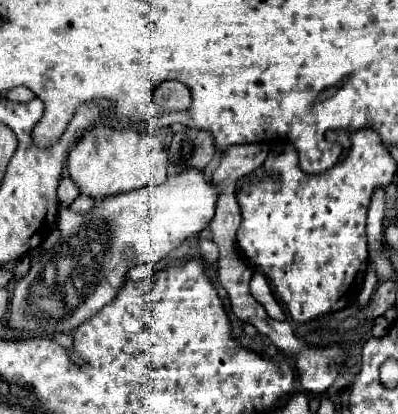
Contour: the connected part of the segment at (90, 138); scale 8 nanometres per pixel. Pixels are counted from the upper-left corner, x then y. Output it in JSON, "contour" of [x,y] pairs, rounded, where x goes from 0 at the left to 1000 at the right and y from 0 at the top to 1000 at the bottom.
{"contour":[[[239,302],[234,312],[224,312],[178,360],[168,384],[173,428],[198,447],[209,471],[224,471],[234,481],[259,481],[369,447],[399,447],[420,432],[420,399],[425,389],[415,350],[394,331],[264,302]]]}

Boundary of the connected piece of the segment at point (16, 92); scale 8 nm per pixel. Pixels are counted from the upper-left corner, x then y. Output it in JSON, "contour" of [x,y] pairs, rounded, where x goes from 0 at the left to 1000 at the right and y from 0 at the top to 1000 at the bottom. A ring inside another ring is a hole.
{"contour":[[[38,210],[38,215],[28,215],[28,220],[18,225],[18,239],[43,244],[43,249],[73,249],[83,234],[88,234],[83,220],[73,220],[68,210]]]}

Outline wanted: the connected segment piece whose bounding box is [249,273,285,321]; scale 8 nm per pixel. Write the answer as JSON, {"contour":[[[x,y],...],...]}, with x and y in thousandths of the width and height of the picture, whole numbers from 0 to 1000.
{"contour":[[[636,659],[636,674],[631,674],[631,684],[626,684],[626,698],[631,698],[631,713],[641,717],[641,727],[666,742],[666,751],[671,751],[671,761],[676,761],[681,771],[716,775],[716,756],[711,756],[711,746],[701,742],[701,732],[696,732],[696,722],[691,722],[691,713],[686,713],[671,674],[666,674],[656,659]]]}

